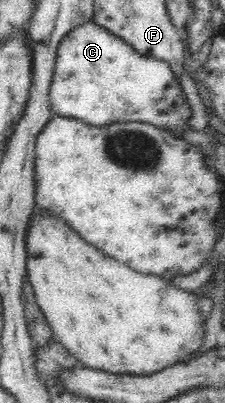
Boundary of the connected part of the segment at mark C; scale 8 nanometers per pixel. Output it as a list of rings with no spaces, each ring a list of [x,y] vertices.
[[[93,21],[78,25],[62,37],[48,95],[54,115],[80,119],[88,125],[142,122],[166,130],[189,131],[186,123],[192,111],[170,66],[162,60],[140,56],[126,42]]]

